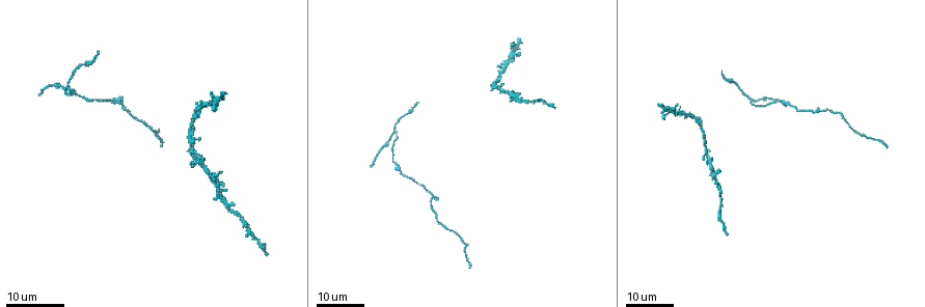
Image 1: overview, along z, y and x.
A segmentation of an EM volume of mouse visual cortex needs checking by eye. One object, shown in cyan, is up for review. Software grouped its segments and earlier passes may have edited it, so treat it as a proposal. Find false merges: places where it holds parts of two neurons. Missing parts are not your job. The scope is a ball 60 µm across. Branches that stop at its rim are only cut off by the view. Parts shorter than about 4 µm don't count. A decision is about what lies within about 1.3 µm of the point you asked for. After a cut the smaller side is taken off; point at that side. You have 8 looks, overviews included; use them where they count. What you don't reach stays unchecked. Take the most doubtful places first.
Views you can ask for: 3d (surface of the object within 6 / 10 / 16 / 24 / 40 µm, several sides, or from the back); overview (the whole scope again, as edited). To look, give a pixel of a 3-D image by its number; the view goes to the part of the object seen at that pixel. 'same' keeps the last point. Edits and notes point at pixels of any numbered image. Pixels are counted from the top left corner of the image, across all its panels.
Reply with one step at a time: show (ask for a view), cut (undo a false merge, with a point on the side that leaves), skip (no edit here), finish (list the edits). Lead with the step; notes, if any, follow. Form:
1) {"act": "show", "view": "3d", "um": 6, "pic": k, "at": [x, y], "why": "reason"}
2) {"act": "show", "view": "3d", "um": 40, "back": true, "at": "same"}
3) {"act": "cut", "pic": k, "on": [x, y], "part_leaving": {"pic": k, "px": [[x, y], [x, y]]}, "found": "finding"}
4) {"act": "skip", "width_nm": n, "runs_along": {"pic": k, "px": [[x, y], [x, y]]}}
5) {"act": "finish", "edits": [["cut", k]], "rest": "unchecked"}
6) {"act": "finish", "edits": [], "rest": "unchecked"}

{"act": "show", "view": "3d", "um": 16, "pic": 1, "at": [74, 92]}

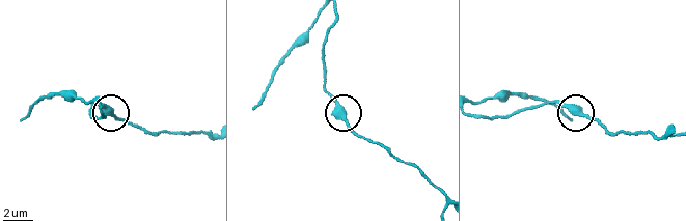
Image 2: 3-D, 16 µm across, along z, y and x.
{"act": "show", "view": "3d", "um": 6, "pic": 2, "at": [112, 117], "why": "closer look"}

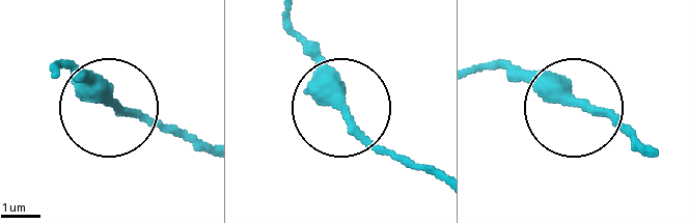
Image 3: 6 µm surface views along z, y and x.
{"act": "show", "view": "3d", "um": 6, "back": true, "pic": 3, "at": [341, 110]}

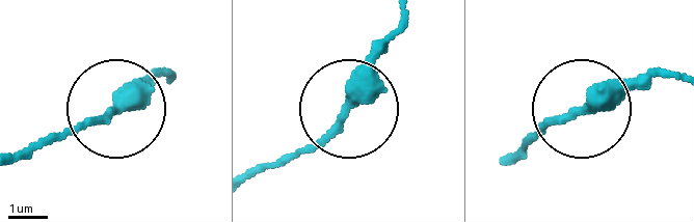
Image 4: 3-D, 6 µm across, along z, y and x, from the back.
{"act": "skip", "found": "continuous, no second neuron"}

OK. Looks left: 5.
{"act": "show", "view": "3d", "um": 16, "pic": 1, "at": [500, 77]}

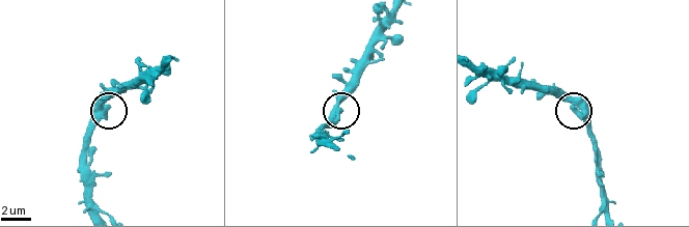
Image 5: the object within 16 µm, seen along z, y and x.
{"act": "show", "view": "3d", "um": 6, "pic": 5, "at": [340, 109]}

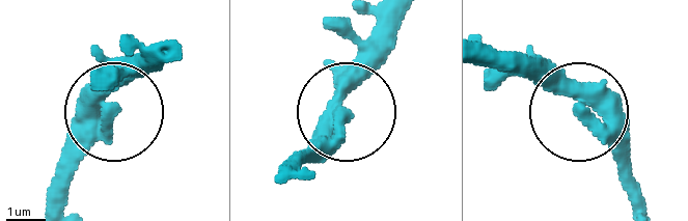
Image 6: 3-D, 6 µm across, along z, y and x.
{"act": "show", "view": "3d", "um": 6, "back": true, "pic": 6, "at": [112, 102]}

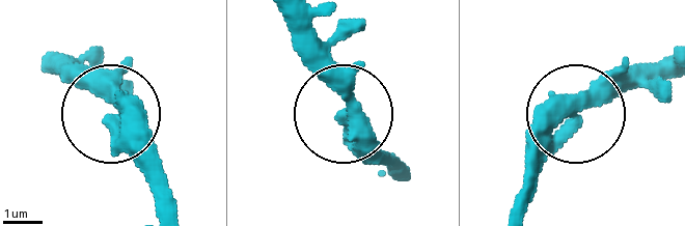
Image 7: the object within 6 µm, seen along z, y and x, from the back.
{"act": "skip", "width_nm": 400, "found": "continuous, no second neuron"}

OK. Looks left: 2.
{"act": "show", "view": "3d", "um": 24, "pic": 1, "at": [430, 201], "why": "a narrow waist"}

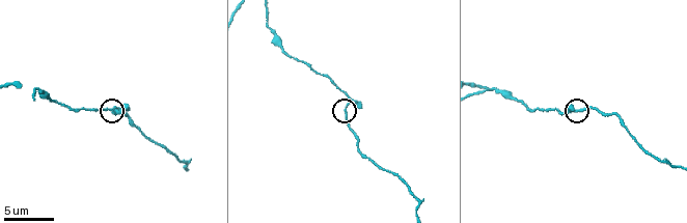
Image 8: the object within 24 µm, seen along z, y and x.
{"act": "show", "view": "3d", "um": 10, "pic": 8, "at": [577, 110], "why": "closer look"}

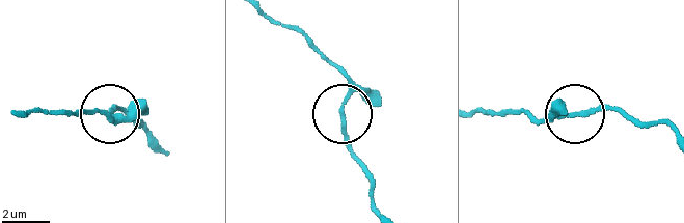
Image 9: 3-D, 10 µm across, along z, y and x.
{"act": "skip", "found": "all the same neuron"}

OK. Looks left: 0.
{"act": "finish", "edits": [], "rest": "unchecked"}

